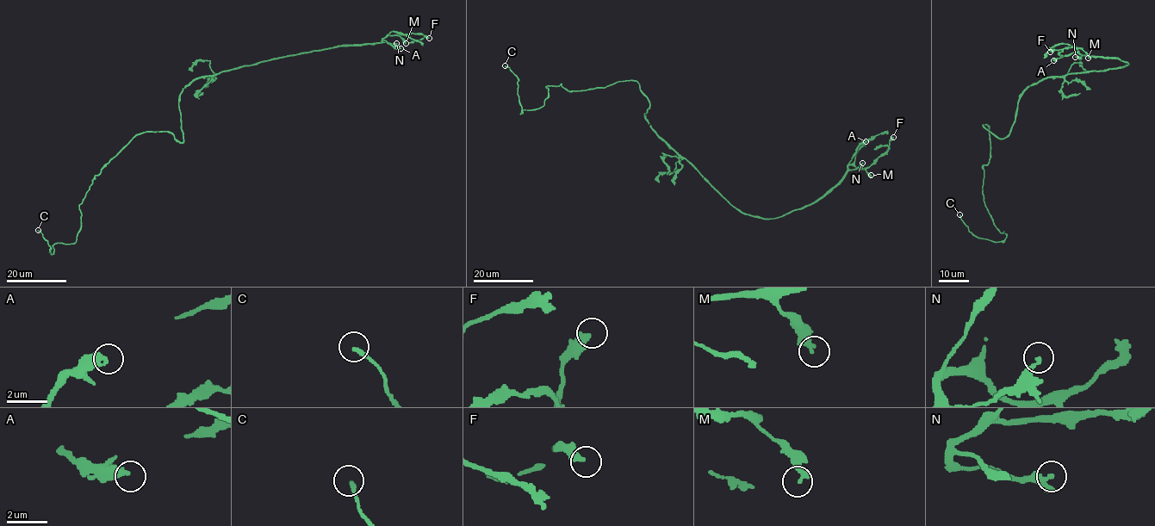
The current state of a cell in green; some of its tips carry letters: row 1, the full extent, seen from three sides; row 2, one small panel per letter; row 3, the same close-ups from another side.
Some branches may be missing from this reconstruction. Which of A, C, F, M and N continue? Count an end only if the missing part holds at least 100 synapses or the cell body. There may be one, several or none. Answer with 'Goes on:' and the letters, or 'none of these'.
Goes on: none of these

